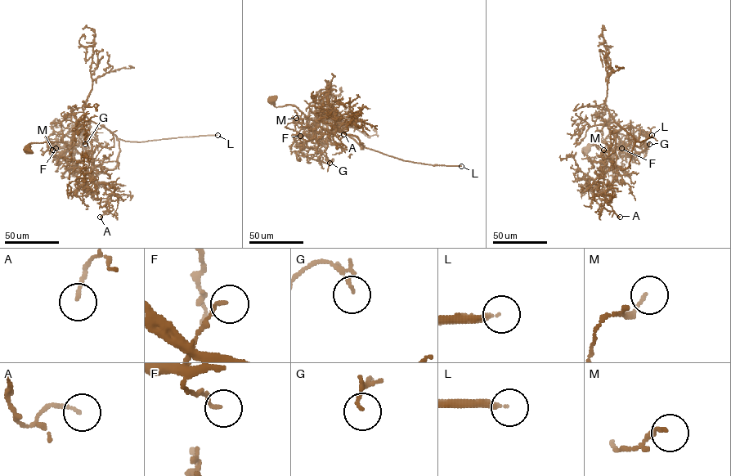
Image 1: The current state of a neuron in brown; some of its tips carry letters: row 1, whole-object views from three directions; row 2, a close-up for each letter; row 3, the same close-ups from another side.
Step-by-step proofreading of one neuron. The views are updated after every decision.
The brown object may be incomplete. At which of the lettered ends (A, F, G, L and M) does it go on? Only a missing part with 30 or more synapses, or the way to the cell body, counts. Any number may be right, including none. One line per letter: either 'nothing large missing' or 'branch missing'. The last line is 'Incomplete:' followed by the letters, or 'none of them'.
A: nothing large missing
F: nothing large missing
G: nothing large missing
L: branch missing
M: nothing large missing
Incomplete: L

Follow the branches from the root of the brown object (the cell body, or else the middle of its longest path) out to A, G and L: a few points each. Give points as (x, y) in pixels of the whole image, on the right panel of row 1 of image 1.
A: (587, 150), (593, 144), (590, 142), (602, 141), (617, 156), (617, 175), (603, 194), (603, 207), (620, 217)
G: (587, 150), (590, 142), (602, 141), (618, 159), (616, 136), (621, 128), (632, 154), (649, 144)
L: (587, 150), (590, 142), (603, 142), (625, 169), (634, 138), (641, 141), (652, 135)

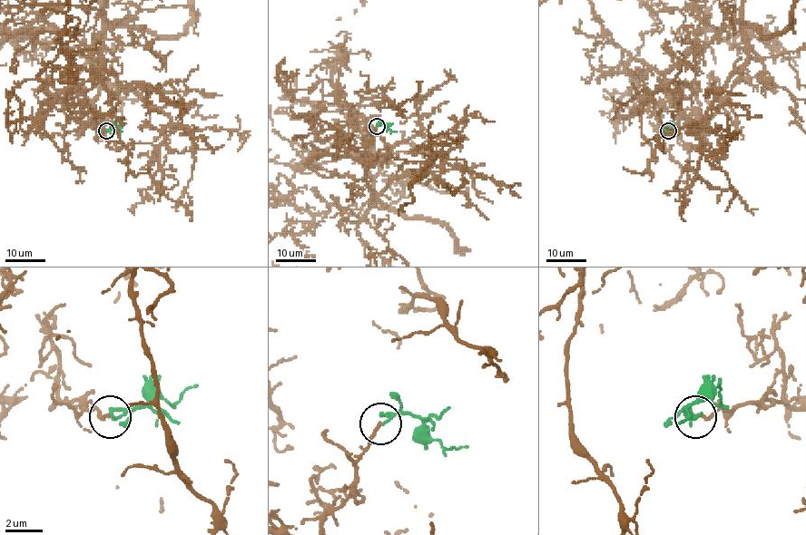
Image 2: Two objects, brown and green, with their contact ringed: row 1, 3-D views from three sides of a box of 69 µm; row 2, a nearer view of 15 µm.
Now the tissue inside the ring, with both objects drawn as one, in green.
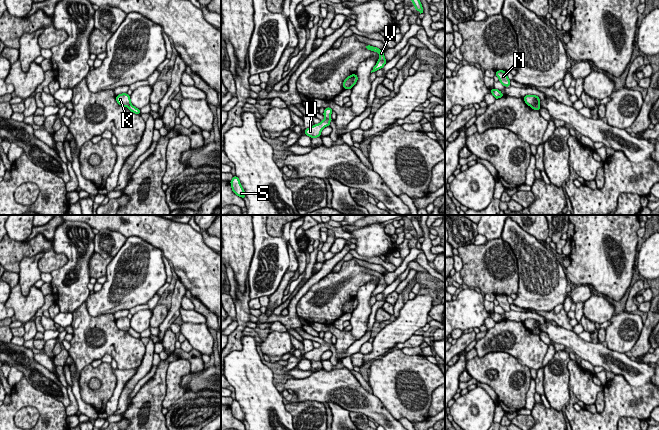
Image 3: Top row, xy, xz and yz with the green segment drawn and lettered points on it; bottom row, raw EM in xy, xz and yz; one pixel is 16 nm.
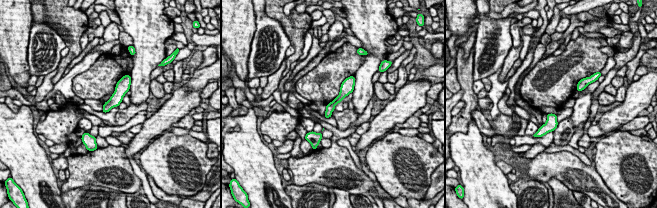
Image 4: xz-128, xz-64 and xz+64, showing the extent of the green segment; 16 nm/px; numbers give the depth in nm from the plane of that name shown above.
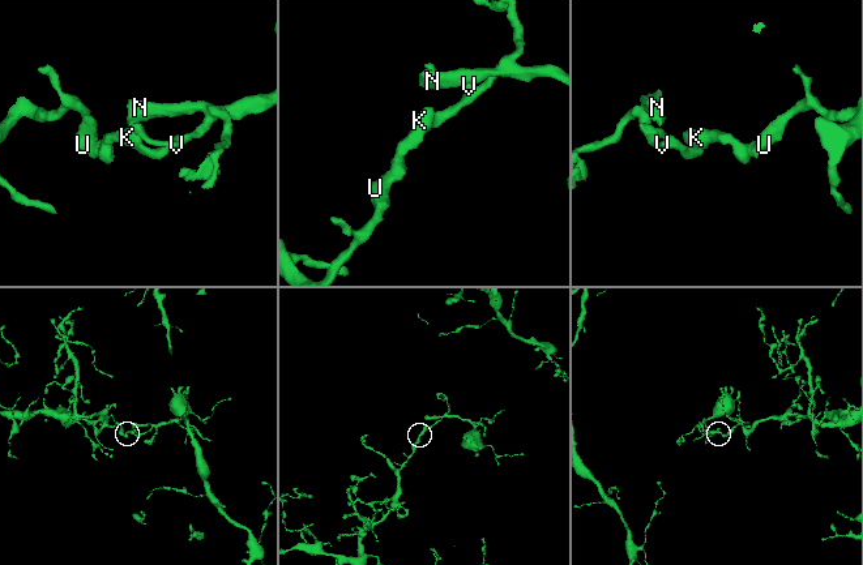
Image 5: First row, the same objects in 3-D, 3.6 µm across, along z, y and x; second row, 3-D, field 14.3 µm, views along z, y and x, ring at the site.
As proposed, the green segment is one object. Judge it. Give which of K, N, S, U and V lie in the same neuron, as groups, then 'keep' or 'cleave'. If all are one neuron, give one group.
K S U / N V; cleave

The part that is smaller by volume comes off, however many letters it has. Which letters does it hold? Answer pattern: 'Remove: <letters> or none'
Remove: N, V

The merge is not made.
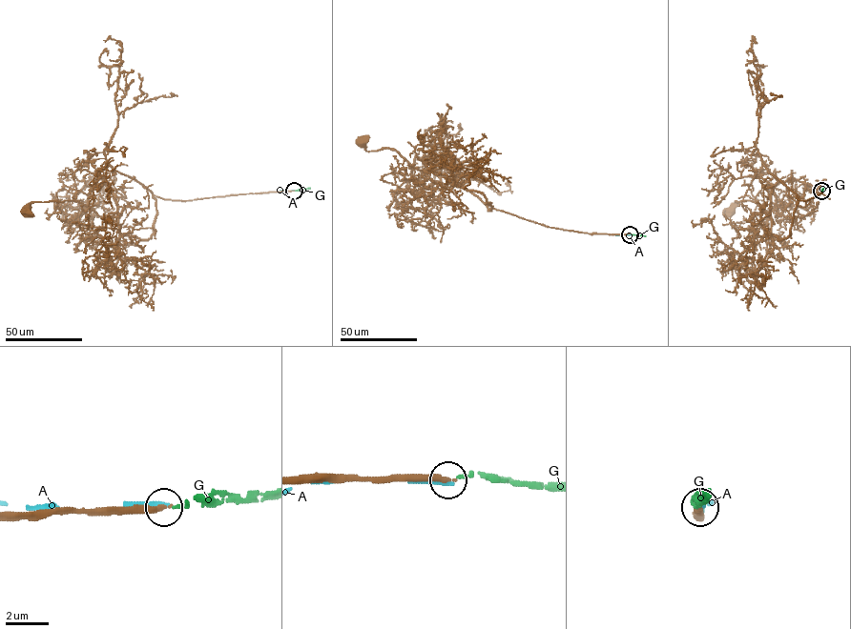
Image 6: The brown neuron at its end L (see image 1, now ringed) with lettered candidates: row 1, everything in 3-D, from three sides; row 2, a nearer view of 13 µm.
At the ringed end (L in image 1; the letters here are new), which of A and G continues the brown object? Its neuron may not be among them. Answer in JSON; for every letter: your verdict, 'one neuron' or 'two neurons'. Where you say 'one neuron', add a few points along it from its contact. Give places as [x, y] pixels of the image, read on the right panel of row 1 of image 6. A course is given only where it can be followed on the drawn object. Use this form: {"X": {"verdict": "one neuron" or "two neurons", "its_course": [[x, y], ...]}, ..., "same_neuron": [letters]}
{"A": {"verdict": "two neurons"}, "G": {"verdict": "two neurons"}, "same_neuron": []}

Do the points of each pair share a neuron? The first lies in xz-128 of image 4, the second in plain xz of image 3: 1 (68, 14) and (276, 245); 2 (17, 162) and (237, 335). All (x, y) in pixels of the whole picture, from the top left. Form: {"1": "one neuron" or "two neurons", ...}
{"1": "two neurons", "2": "two neurons"}

